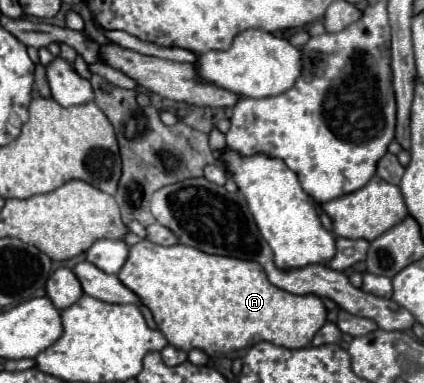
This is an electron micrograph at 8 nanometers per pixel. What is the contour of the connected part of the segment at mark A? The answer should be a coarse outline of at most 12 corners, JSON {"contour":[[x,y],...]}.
{"contour":[[148,239],[118,279],[170,345],[310,345],[320,297],[260,263]]}

